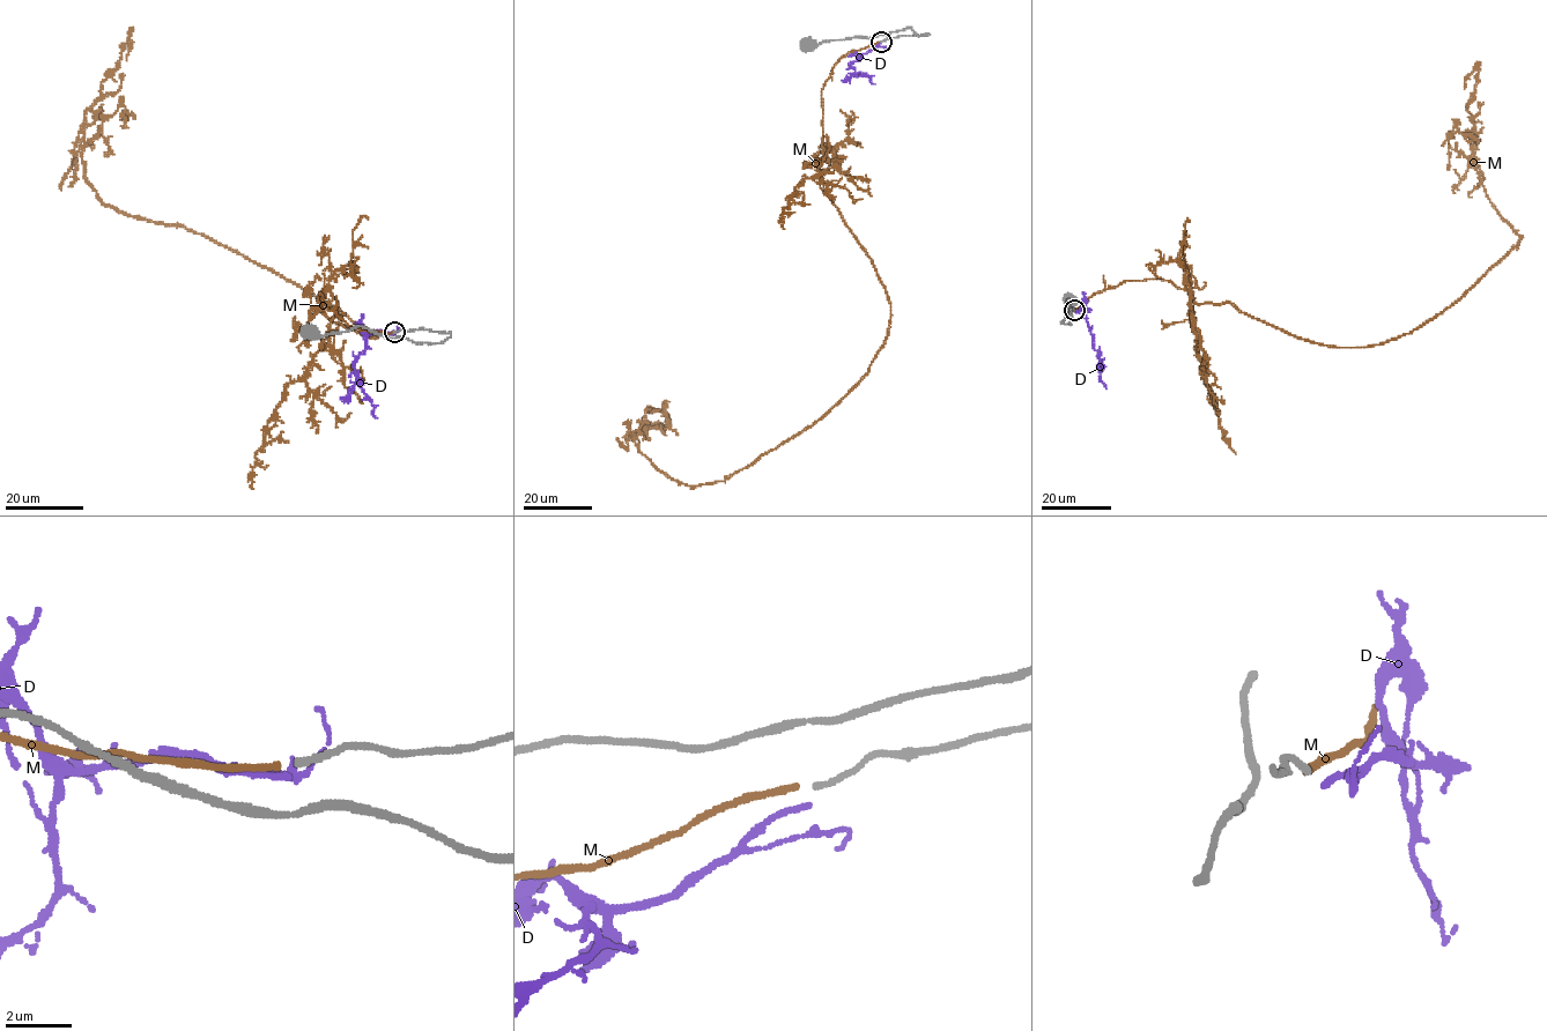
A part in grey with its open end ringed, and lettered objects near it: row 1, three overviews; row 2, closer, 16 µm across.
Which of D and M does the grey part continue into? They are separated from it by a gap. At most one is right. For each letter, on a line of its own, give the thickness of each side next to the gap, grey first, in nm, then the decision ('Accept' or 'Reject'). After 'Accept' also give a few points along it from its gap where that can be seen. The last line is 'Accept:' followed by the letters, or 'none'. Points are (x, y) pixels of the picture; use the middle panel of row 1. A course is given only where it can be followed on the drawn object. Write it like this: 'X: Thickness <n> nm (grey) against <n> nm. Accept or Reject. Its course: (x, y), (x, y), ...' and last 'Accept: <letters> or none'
D: Thickness 190 nm (grey) against 170 nm. Reject
M: Thickness 190 nm (grey) against 200 nm. Accept. Its course: (879, 42), (821, 90), (820, 183), (883, 287), (882, 347), (724, 480), (638, 450), (664, 415)
Accept: M

